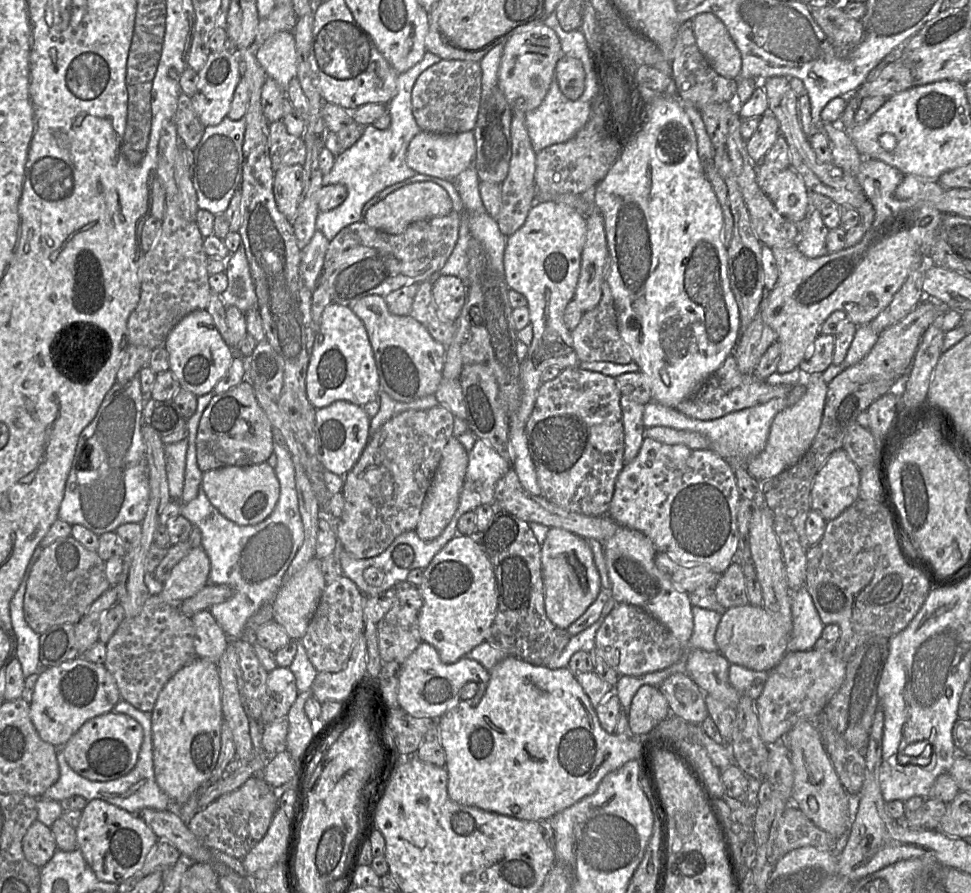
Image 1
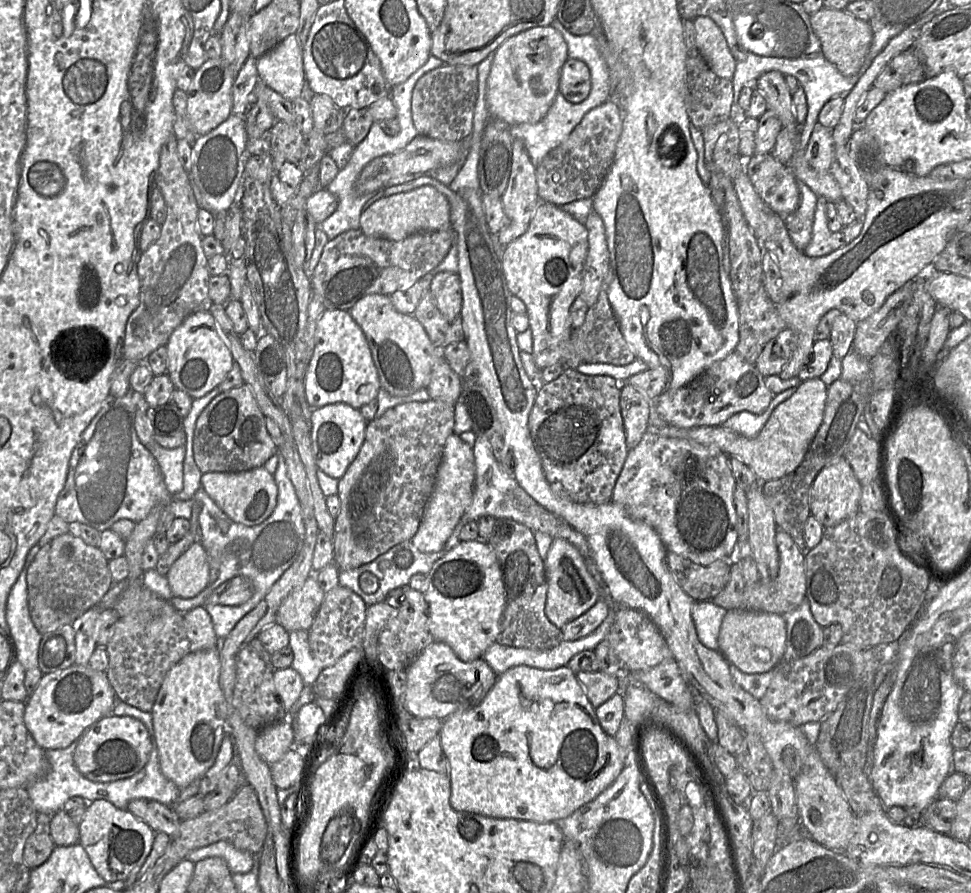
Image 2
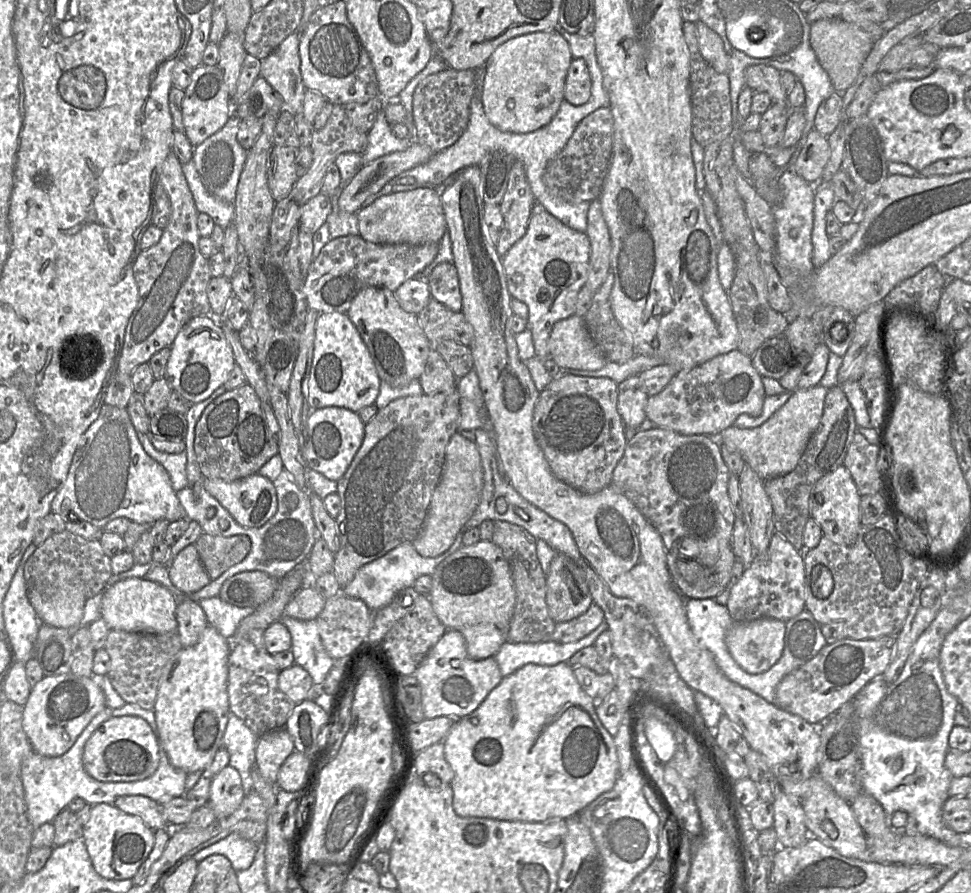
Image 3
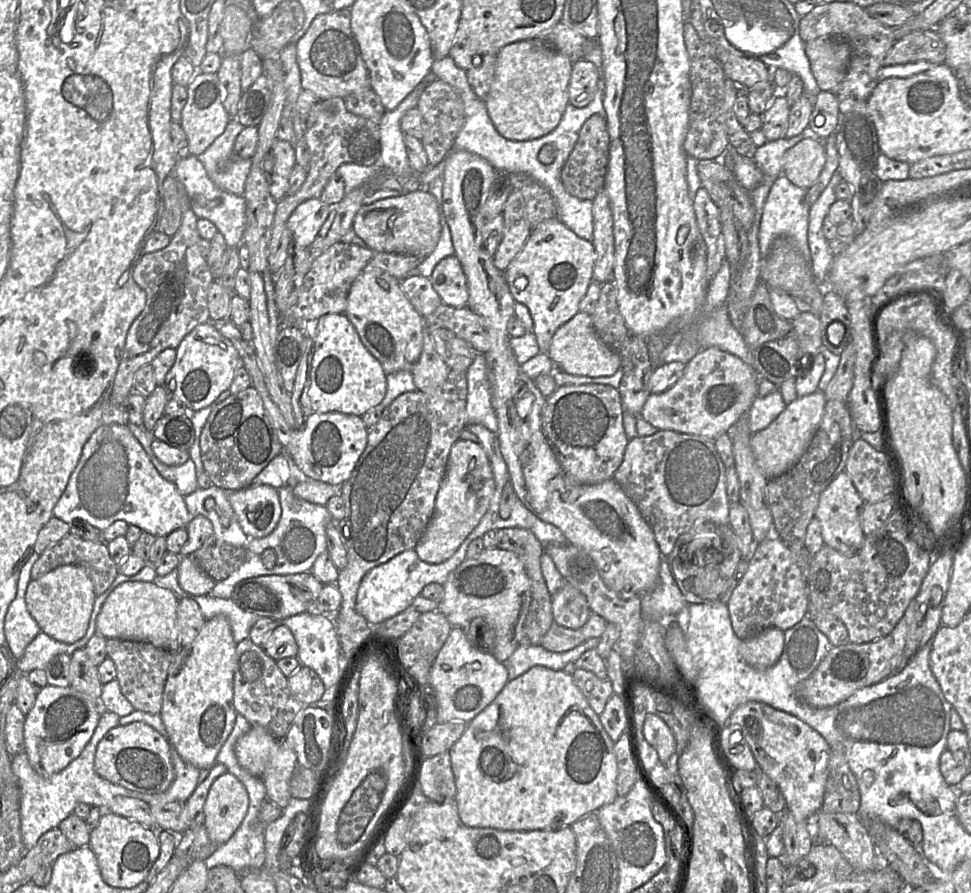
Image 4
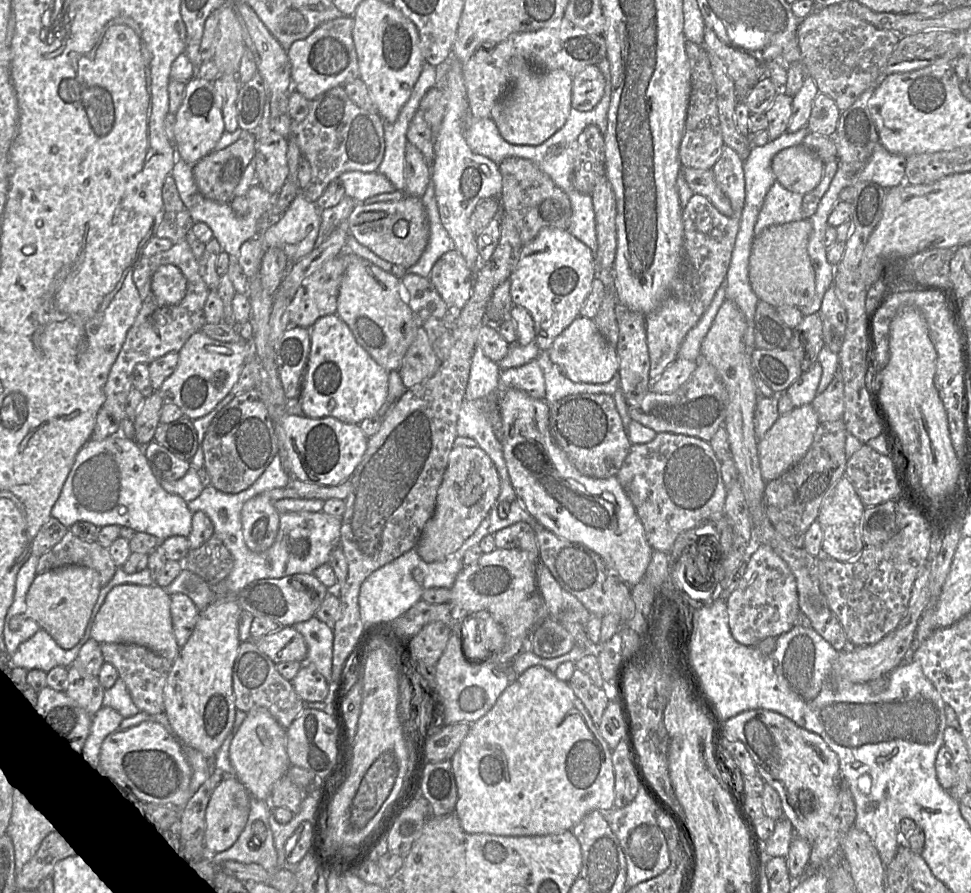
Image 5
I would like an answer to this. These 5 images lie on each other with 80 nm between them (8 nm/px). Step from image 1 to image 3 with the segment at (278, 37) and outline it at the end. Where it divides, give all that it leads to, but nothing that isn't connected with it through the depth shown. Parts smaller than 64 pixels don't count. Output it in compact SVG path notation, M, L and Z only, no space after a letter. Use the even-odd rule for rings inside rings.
M293 32L266 58L260 60L260 76L275 91L294 116L303 110L306 87L300 73L300 32Z

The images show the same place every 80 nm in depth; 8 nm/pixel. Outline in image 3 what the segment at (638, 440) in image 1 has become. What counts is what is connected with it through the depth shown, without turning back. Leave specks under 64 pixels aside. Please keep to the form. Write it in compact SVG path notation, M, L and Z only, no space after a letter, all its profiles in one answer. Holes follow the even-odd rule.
M638 375L618 384L618 413L625 427L639 429L646 419L645 407L649 396L642 389Z

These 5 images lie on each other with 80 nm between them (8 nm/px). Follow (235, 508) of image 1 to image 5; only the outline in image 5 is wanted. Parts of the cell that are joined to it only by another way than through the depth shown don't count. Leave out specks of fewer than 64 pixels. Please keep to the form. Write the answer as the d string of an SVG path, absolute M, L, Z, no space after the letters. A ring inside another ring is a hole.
M259 494L246 501L241 510L241 521L244 540L250 550L263 552L274 543L280 514L268 497Z

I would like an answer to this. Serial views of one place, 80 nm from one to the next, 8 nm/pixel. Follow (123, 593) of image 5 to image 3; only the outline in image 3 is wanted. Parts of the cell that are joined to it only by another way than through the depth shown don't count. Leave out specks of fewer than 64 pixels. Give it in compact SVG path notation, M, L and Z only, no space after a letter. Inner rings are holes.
M128 578L108 587L102 596L100 617L109 629L165 634L177 631L176 597L164 586L146 578Z

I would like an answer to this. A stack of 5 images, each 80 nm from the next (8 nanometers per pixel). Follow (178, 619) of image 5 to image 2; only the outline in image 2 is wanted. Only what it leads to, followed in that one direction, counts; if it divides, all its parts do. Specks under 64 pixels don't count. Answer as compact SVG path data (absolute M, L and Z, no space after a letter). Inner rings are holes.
M197 606L182 614L191 652L219 646L221 640L216 636L212 619L203 606Z

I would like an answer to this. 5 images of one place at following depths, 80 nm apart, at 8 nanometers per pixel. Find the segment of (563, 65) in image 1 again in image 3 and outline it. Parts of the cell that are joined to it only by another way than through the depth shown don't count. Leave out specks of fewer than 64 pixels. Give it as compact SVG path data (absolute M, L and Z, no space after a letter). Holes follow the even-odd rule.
M573 58L567 71L564 99L574 106L585 104L591 96L591 77L586 62Z

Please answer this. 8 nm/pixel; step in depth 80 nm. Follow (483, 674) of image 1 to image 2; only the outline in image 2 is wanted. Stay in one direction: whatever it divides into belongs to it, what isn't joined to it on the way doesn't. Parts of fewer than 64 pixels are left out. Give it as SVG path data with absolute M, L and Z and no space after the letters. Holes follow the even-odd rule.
M435 641L409 664L406 675L405 708L417 718L442 721L458 710L478 705L497 680L494 671L482 658L461 661L449 645Z

